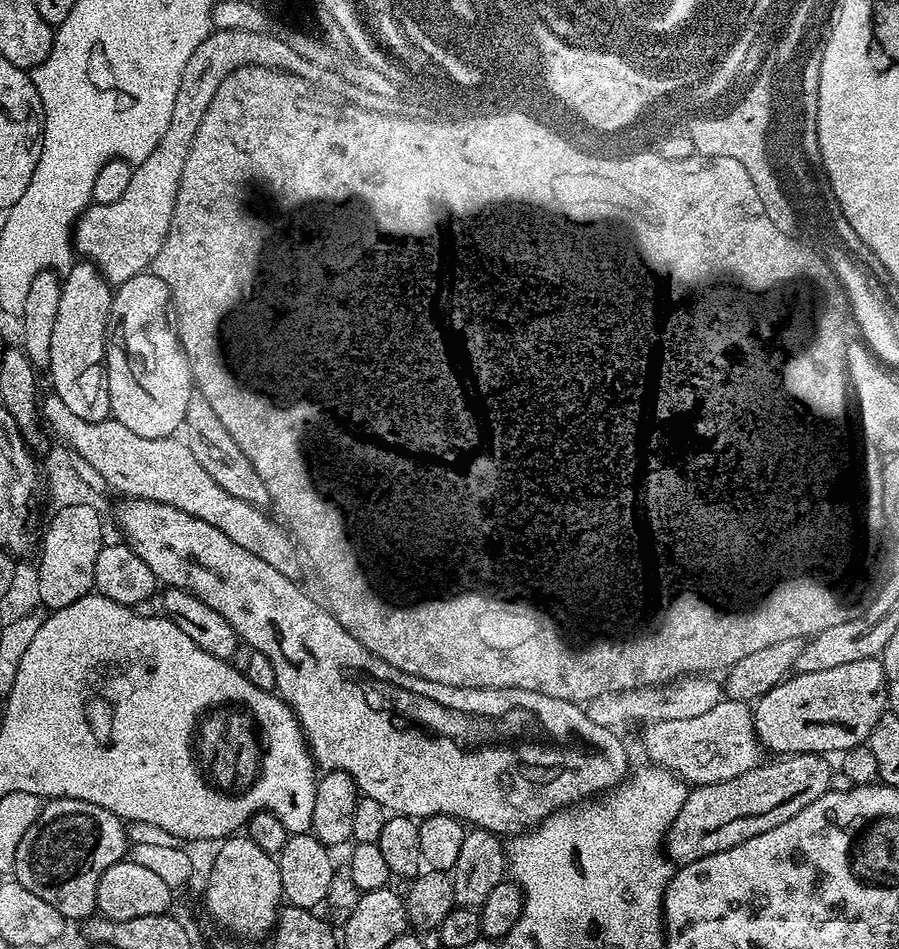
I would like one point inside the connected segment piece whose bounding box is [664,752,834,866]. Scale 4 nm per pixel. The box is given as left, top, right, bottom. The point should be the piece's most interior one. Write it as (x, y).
(714, 817)

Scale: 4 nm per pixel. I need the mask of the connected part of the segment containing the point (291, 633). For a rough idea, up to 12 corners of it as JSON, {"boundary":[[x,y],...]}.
{"boundary":[[222,530],[123,543],[274,665],[317,769],[519,836],[629,775],[579,703],[442,686]]}

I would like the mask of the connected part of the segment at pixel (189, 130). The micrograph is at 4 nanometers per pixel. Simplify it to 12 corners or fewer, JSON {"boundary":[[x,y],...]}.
{"boundary":[[275,31],[209,32],[170,126],[118,202],[91,203],[74,248],[115,286],[166,242],[202,118],[234,70],[316,85],[329,71]]}

